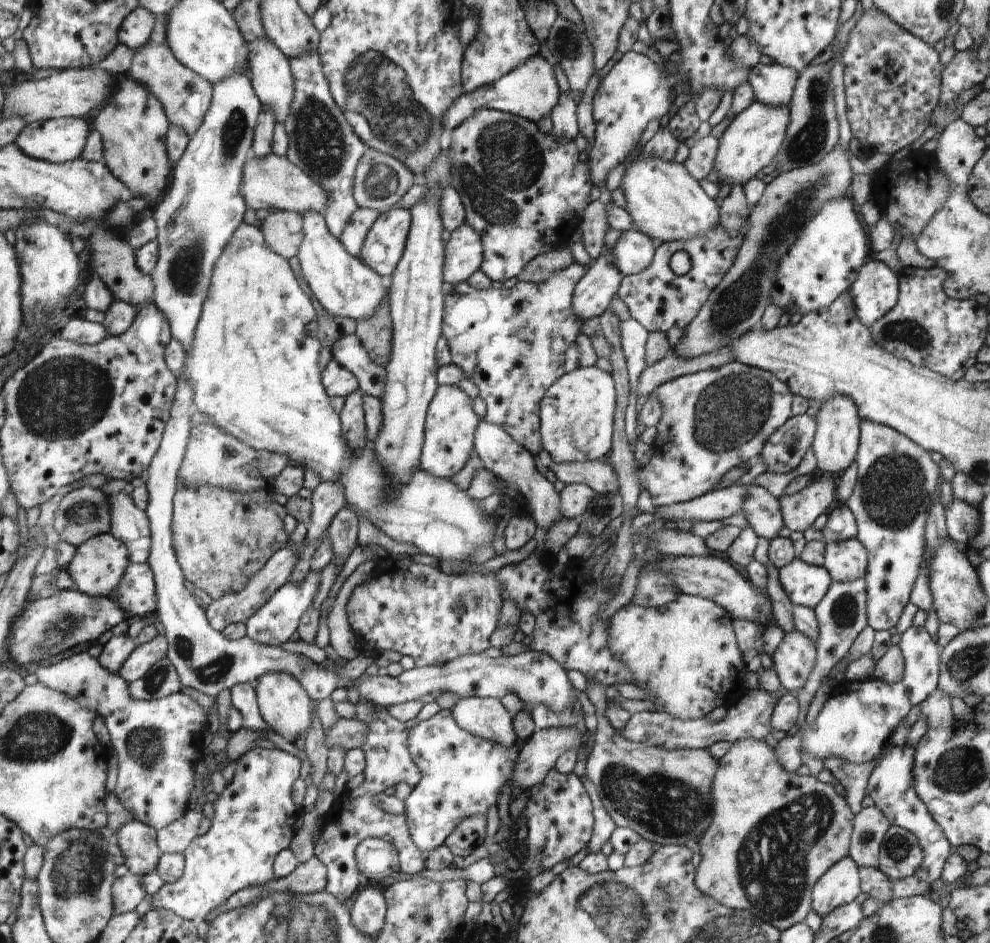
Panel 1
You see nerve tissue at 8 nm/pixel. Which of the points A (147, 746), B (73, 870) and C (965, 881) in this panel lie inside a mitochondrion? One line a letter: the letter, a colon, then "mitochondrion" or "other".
A: mitochondrion
B: mitochondrion
C: other

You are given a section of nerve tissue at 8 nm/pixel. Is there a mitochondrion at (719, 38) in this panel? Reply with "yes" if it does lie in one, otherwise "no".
no

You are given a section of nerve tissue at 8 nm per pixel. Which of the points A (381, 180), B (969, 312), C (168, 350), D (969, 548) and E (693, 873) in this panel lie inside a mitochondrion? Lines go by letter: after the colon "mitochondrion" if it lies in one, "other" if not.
A: mitochondrion
B: other
C: other
D: other
E: other

